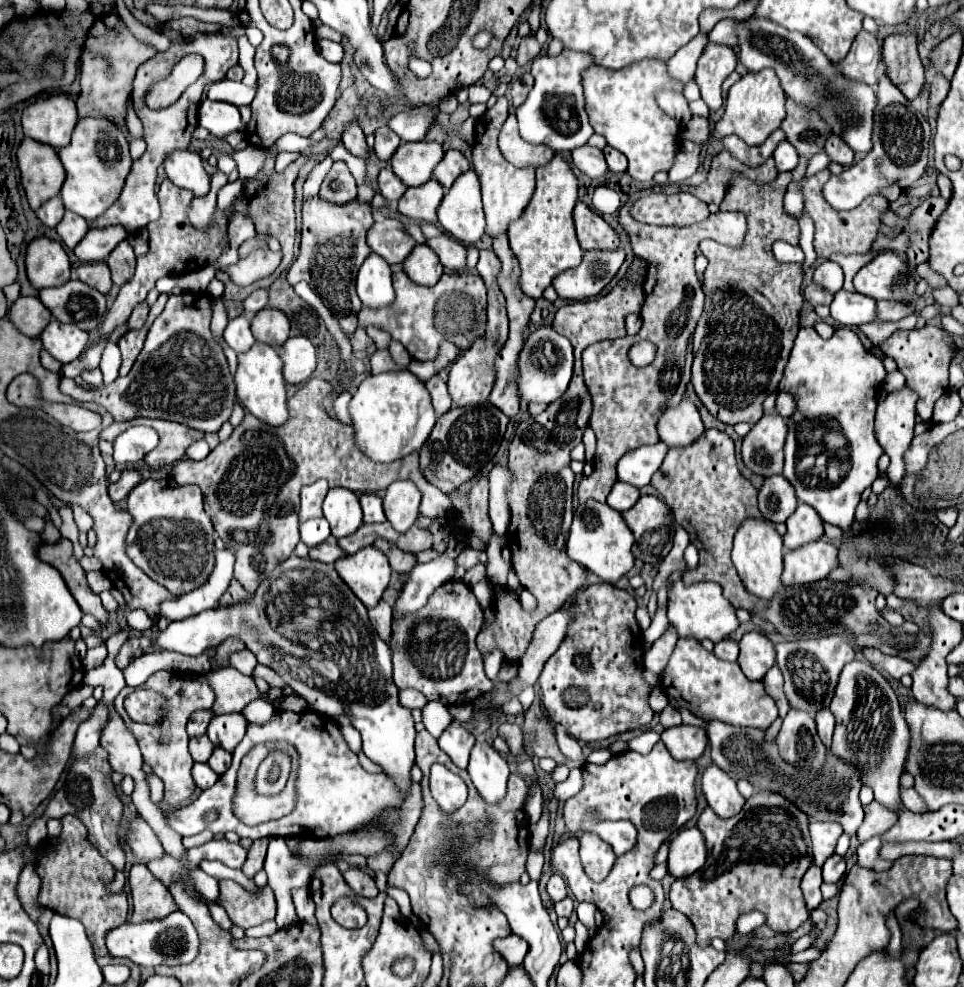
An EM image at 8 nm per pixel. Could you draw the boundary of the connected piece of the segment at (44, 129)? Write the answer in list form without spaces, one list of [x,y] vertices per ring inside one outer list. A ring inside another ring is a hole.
[[[51,95],[25,107],[23,133],[55,149],[69,145],[77,121],[75,101],[67,95]]]

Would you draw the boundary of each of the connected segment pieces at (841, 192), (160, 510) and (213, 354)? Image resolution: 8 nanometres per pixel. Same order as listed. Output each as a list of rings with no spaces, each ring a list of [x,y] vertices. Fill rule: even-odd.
[[[883,71],[877,83],[877,103],[873,115],[873,149],[851,169],[845,169],[841,175],[831,175],[823,187],[827,203],[837,211],[855,209],[869,195],[883,195],[887,201],[897,201],[897,197],[919,181],[925,173],[929,161],[929,139],[931,131],[927,119],[919,113],[913,113],[911,101],[895,89],[893,81]]]
[[[147,479],[127,497],[127,511],[133,517],[127,535],[127,555],[153,581],[175,597],[201,587],[215,567],[213,525],[195,485],[175,485],[171,479]]]
[[[171,295],[165,311],[151,325],[141,355],[125,377],[117,377],[101,389],[83,389],[77,387],[73,379],[61,377],[59,387],[65,395],[77,401],[93,401],[103,405],[111,413],[113,421],[151,417],[177,421],[205,433],[217,433],[229,419],[237,397],[227,359],[209,333],[209,321],[209,295]]]

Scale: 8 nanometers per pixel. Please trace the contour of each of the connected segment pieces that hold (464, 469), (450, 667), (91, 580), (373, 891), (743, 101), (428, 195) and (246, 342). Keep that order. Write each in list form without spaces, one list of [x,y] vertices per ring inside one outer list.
[[[489,401],[479,405],[453,405],[445,415],[441,415],[427,439],[427,445],[421,449],[421,471],[429,483],[439,487],[443,493],[451,493],[473,475],[477,475],[485,463],[493,459],[497,453],[501,439],[505,435],[509,417],[503,415],[495,405]]]
[[[449,581],[441,585],[433,595],[431,601],[425,605],[423,611],[405,617],[403,621],[395,621],[393,625],[393,681],[399,689],[417,689],[421,691],[427,701],[439,701],[443,705],[463,705],[473,703],[483,693],[495,689],[495,685],[487,679],[483,669],[483,657],[475,645],[475,637],[481,631],[483,611],[471,591],[469,585],[463,581]]]
[[[89,571],[87,573],[87,583],[89,583],[89,589],[93,593],[99,593],[103,589],[111,589],[111,581],[109,581],[109,577],[105,573],[93,573],[93,571]]]
[[[351,867],[347,871],[343,871],[343,879],[345,883],[353,889],[355,895],[361,895],[361,897],[375,897],[379,893],[377,885],[375,885],[375,879],[365,873],[363,869],[357,869],[357,867]]]
[[[761,69],[757,73],[745,73],[727,95],[725,113],[721,121],[715,125],[713,135],[725,137],[725,135],[737,135],[747,145],[759,145],[763,143],[775,129],[779,129],[783,117],[785,117],[785,101],[787,95],[783,93],[783,87],[779,83],[779,77],[773,69]]]
[[[431,179],[425,185],[409,187],[405,195],[399,199],[399,213],[417,219],[417,221],[429,221],[437,223],[437,207],[443,199],[443,187],[439,181]]]
[[[237,317],[235,321],[229,321],[223,337],[225,337],[225,343],[235,353],[247,353],[247,349],[251,349],[255,343],[255,337],[251,333],[251,323],[247,317]]]

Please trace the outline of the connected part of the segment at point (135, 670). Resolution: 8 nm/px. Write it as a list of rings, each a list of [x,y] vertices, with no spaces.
[[[149,651],[131,661],[127,669],[123,669],[125,683],[129,687],[141,687],[153,673],[161,669],[175,669],[175,671],[191,671],[191,673],[209,673],[209,657],[201,653],[199,657],[185,657],[179,653],[165,653],[165,651]]]

